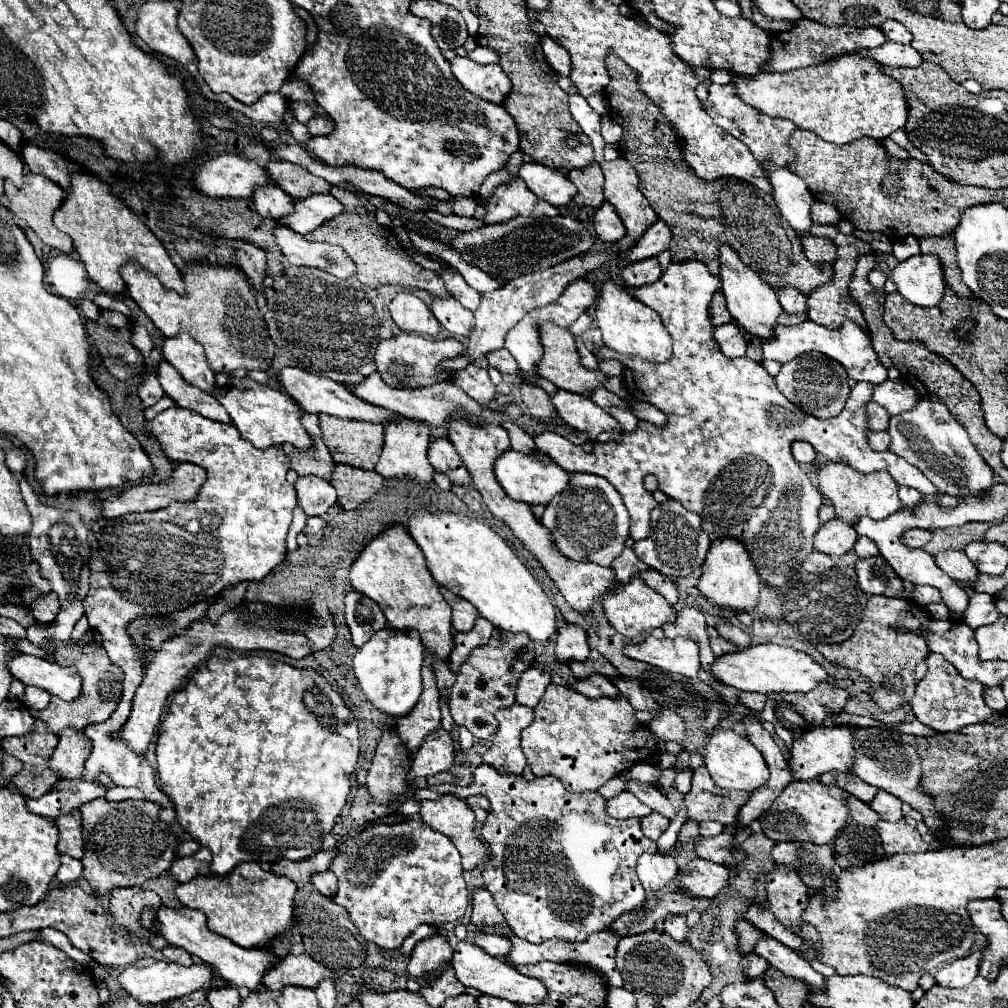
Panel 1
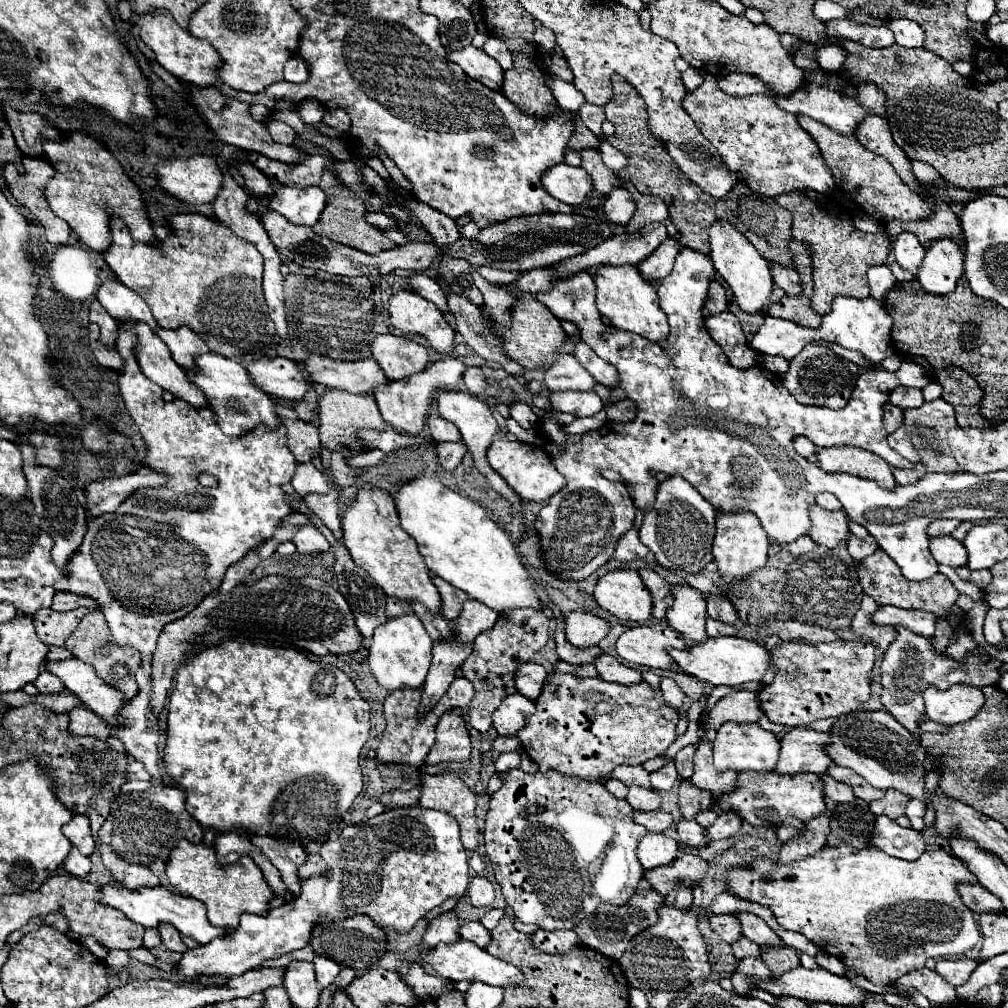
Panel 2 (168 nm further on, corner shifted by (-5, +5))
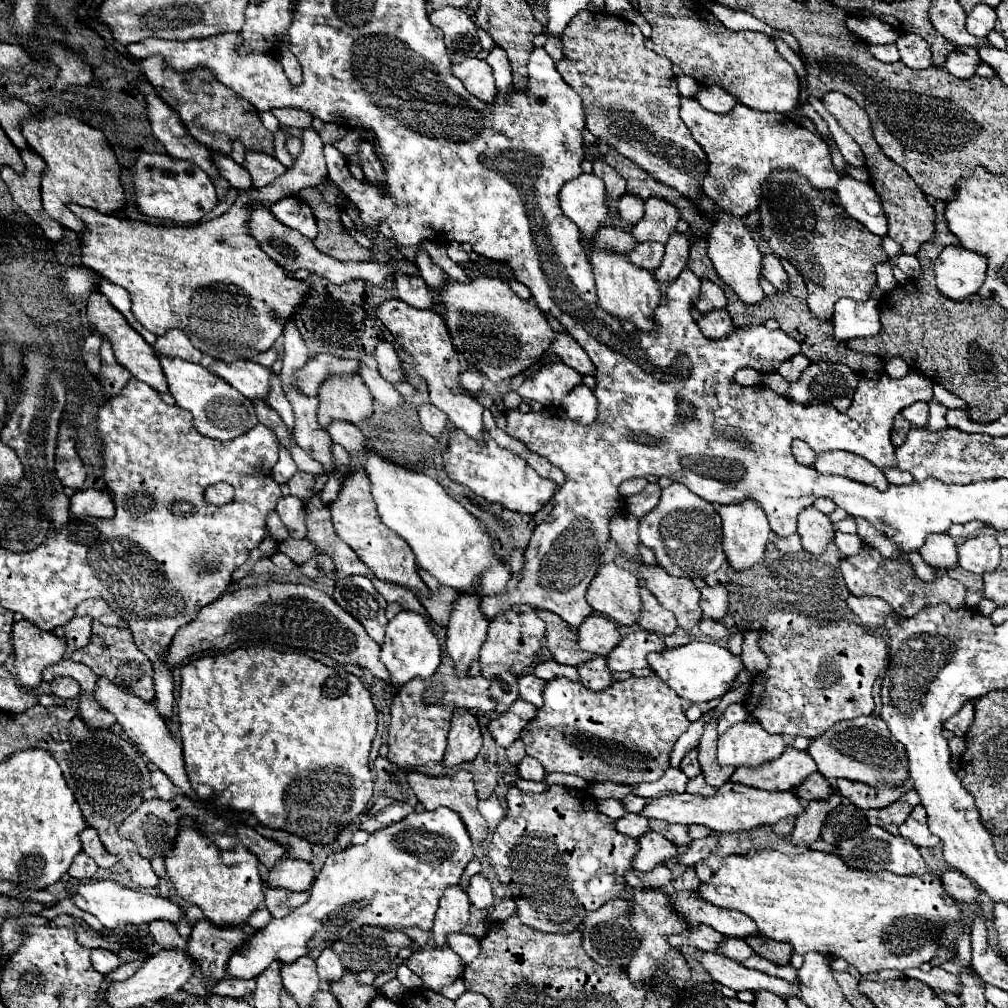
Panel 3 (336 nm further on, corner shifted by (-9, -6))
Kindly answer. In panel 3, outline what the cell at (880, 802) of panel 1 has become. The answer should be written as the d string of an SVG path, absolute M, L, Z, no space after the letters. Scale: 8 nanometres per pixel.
M903 799L891 803L889 807L883 809L869 809L867 811L867 819L871 825L879 825L879 827L887 827L887 825L901 825L907 815L913 811L913 807L909 803L905 803Z

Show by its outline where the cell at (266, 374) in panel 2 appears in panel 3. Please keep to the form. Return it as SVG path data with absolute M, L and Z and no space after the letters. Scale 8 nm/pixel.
M239 359L233 363L213 361L209 371L217 377L221 377L225 383L235 387L239 393L243 393L247 399L265 399L269 391L269 377L271 369L263 367L249 359Z

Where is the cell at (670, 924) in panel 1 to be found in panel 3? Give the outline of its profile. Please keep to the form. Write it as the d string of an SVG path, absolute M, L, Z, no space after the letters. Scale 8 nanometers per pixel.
M687 867L687 871L681 873L673 883L673 887L677 891L685 889L685 891L691 891L691 893L697 893L697 889L699 889L697 885L699 885L699 877L695 875L695 867Z

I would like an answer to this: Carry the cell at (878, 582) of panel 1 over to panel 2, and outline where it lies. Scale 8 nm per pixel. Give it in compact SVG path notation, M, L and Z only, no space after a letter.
M851 536L851 538L849 538L849 542L847 542L847 548L849 548L849 554L853 556L853 560L861 562L861 560L865 560L869 554L873 554L879 546L877 546L875 542L869 542L869 540L859 540L859 538Z

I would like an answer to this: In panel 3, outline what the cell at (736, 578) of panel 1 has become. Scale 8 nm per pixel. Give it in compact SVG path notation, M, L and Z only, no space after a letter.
M743 499L741 503L731 503L731 505L721 505L719 515L723 521L723 549L725 555L735 571L743 571L753 567L755 563L763 561L765 547L771 537L771 529L765 517L765 511L755 499Z

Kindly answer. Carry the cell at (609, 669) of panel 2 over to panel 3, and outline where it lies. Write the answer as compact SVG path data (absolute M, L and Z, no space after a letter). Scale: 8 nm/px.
M595 657L587 663L581 663L577 671L579 671L579 683L591 691L601 691L613 683L611 673L607 671L605 657Z

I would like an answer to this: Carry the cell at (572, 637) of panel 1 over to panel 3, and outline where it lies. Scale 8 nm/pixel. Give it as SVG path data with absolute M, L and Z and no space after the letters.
M599 613L587 617L577 631L579 631L579 645L595 655L609 655L609 651L617 647L617 643L621 641L617 625Z

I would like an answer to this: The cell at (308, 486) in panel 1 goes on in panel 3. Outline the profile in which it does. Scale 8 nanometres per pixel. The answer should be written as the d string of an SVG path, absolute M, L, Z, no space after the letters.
M297 471L289 481L287 481L287 487L291 489L291 495L303 499L305 495L311 493L311 487L313 487L313 475L311 473L301 473Z

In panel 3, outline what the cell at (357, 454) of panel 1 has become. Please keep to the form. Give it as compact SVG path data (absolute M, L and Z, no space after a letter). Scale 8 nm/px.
M351 375L351 377L329 377L321 383L319 387L319 409L317 409L317 417L321 427L329 425L331 419L335 421L349 421L349 423L359 423L361 419L369 417L373 413L373 395L367 389L367 385L363 383L363 379L359 375Z

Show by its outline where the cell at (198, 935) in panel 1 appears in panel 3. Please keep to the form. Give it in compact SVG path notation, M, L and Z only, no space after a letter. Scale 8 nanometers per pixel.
M85 881L85 883L77 883L77 885L67 885L67 889L71 889L73 903L79 909L95 915L107 929L127 925L127 923L129 925L151 923L155 919L167 919L171 923L177 923L181 917L181 909L173 901L155 897L151 893L143 893L137 889L127 889L127 887L119 885L117 881Z

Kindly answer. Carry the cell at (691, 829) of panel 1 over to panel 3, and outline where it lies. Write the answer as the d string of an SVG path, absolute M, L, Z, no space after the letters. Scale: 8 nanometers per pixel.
M697 775L695 779L689 779L687 791L693 793L693 795L703 795L703 797L711 797L715 793L715 789L705 781L703 775Z

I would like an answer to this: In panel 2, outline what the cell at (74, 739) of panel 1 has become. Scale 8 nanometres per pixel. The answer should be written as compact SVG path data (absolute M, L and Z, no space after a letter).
M79 706L69 712L69 732L71 736L93 736L97 740L107 740L107 722L95 716L87 706Z

